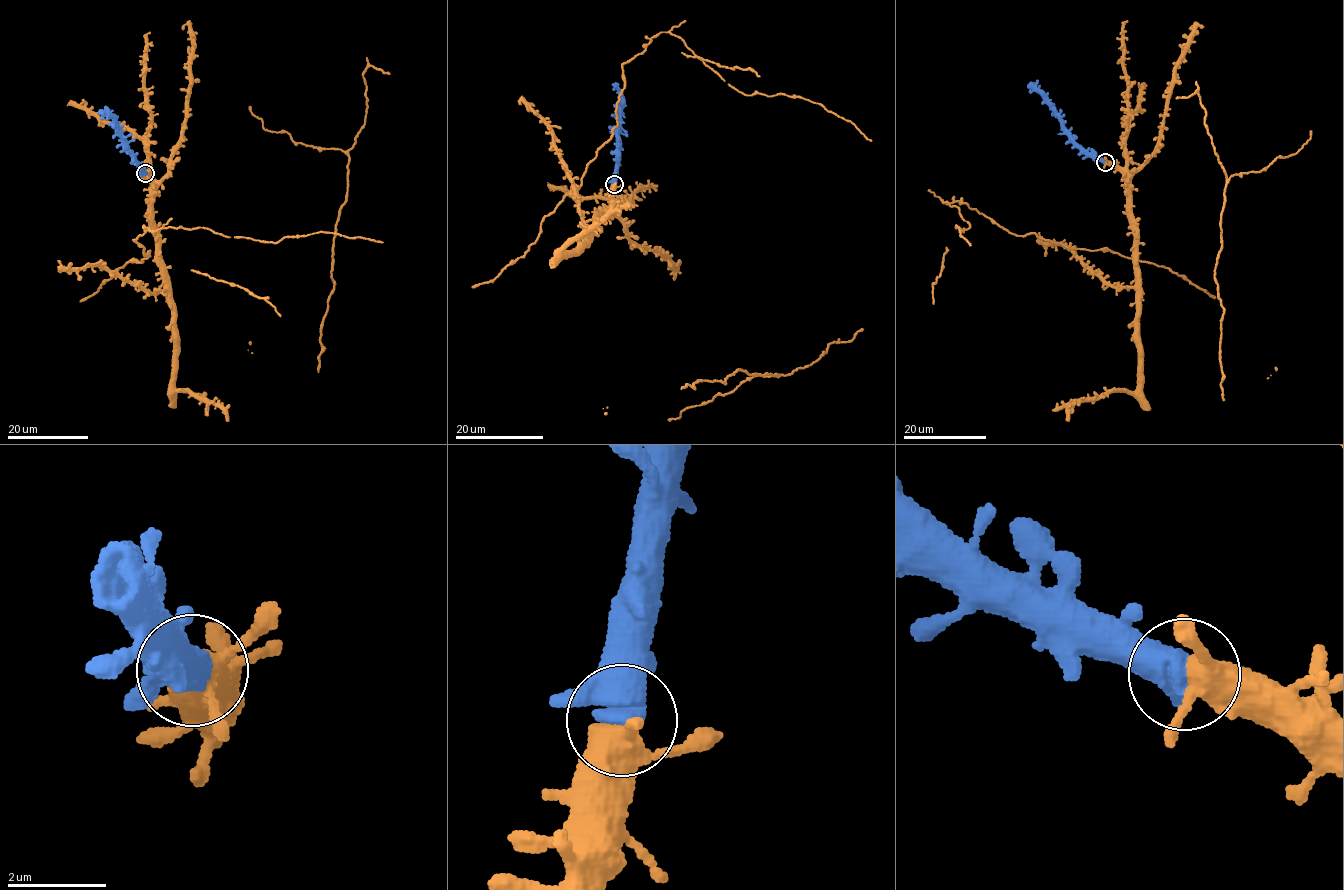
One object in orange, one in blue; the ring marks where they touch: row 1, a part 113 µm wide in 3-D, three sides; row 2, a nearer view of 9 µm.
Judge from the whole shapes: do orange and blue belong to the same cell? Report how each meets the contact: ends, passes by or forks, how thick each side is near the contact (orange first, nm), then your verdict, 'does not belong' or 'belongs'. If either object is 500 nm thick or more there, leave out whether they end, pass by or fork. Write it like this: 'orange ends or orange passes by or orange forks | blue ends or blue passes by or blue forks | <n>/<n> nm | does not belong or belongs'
400/550 nm | belongs

